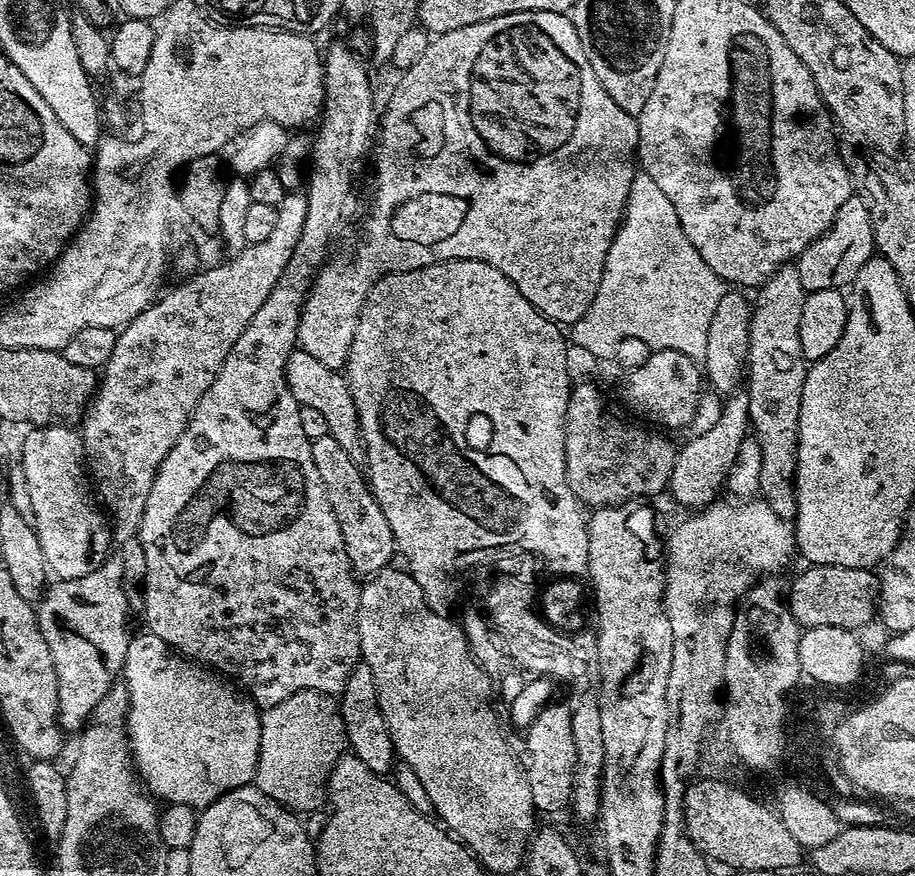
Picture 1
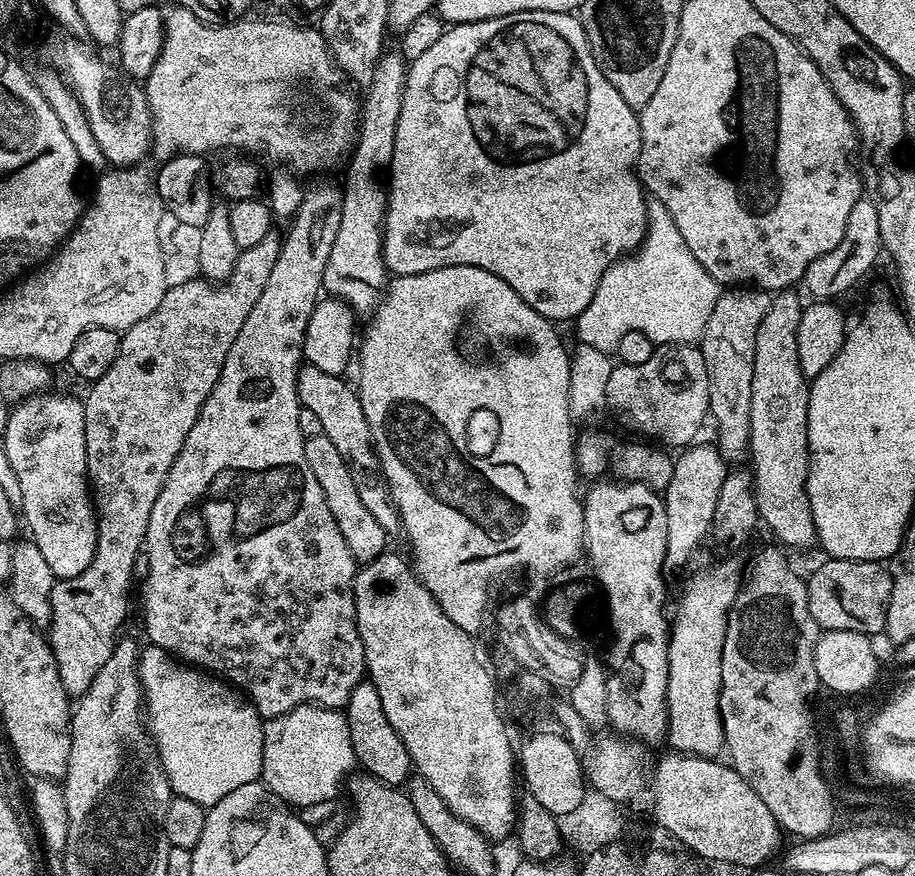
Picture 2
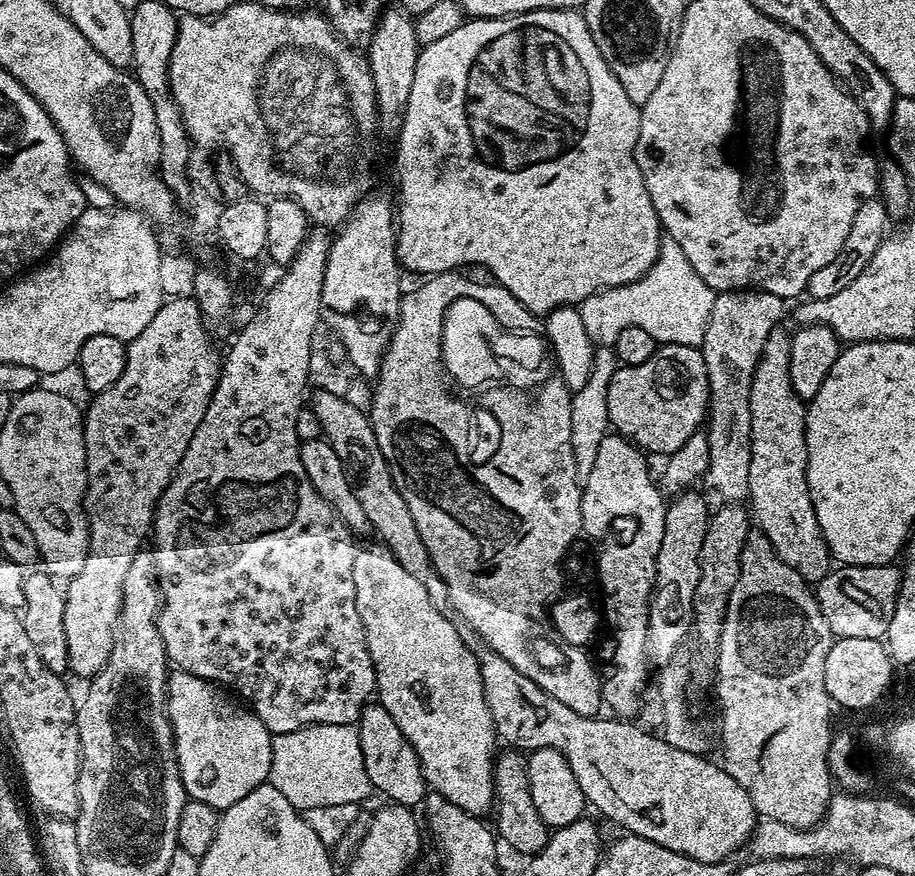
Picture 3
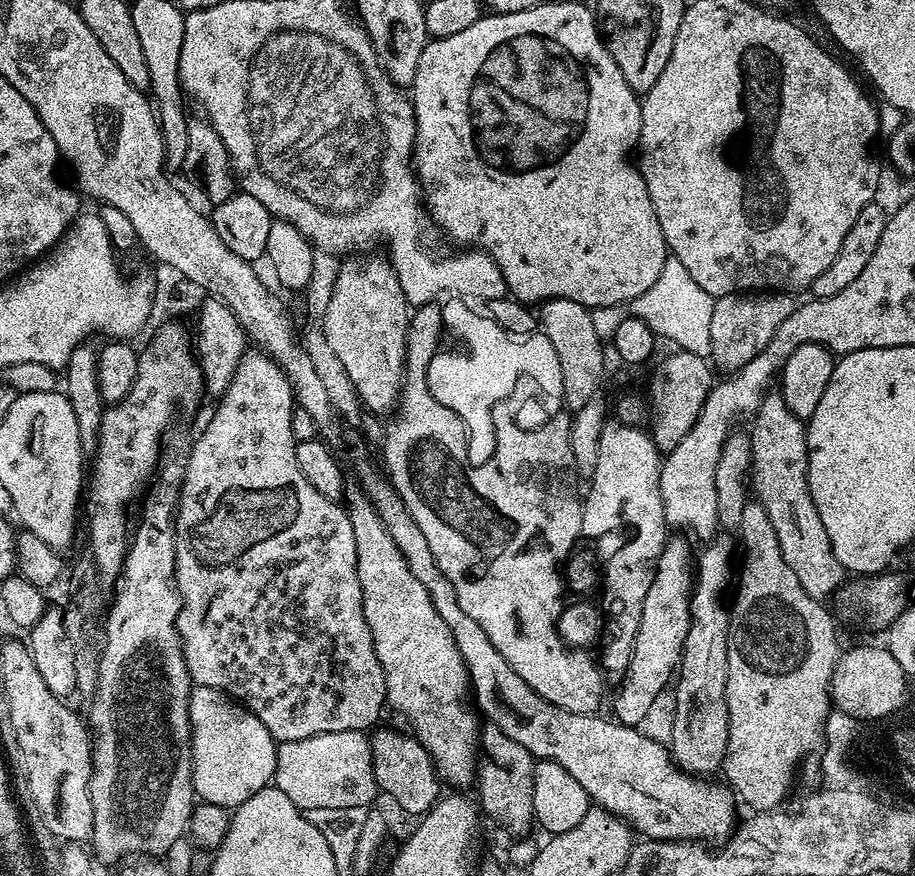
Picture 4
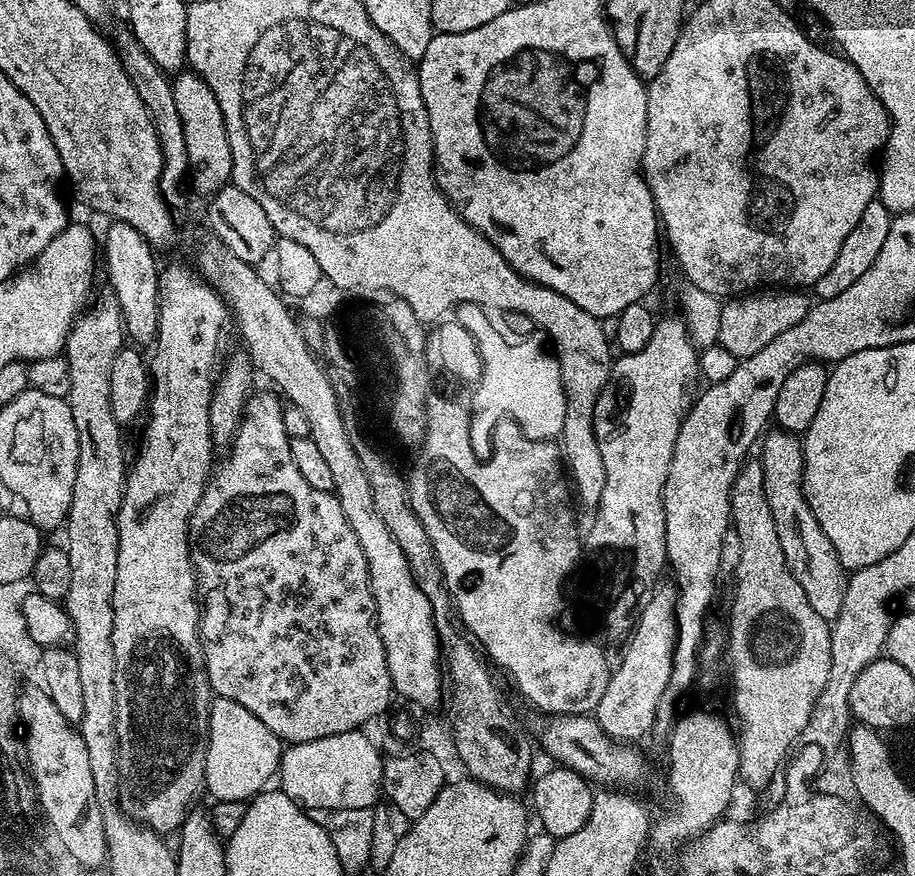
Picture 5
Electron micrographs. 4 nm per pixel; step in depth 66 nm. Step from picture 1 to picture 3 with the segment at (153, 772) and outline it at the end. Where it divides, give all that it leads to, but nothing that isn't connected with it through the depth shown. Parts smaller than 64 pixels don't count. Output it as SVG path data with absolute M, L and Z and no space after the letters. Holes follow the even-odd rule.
M179 670L173 671L168 677L166 699L168 720L172 724L172 735L176 737L178 770L184 789L191 799L223 810L234 806L238 798L246 798L250 790L265 784L270 774L273 733L268 731L268 727L258 719L251 708L237 702L223 687L213 684L212 681Z

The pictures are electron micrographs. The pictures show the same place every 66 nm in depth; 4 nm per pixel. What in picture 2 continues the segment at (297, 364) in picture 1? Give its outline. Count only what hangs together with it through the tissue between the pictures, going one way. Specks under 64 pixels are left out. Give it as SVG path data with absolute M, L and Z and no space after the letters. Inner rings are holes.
M305 363L296 376L296 393L300 399L300 407L312 410L315 417L322 422L323 435L334 442L338 454L346 462L350 470L350 478L354 478L354 487L358 489L358 498L366 505L366 510L374 514L378 526L389 534L401 531L400 515L388 492L388 484L380 473L380 459L376 457L376 448L372 445L370 426L366 422L366 414L362 414L362 402L357 389L347 384L347 379L326 374L326 370L318 370L313 364Z

